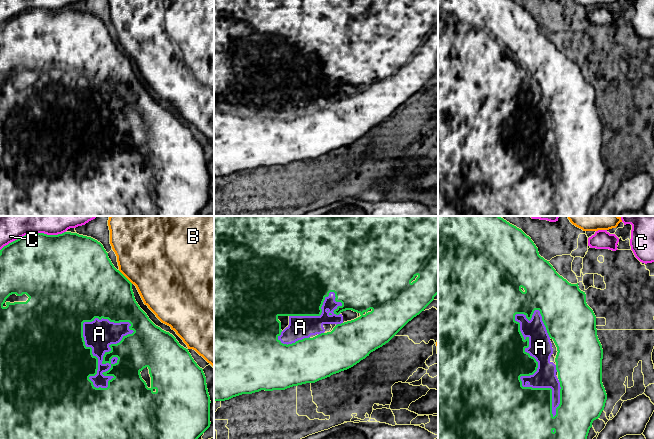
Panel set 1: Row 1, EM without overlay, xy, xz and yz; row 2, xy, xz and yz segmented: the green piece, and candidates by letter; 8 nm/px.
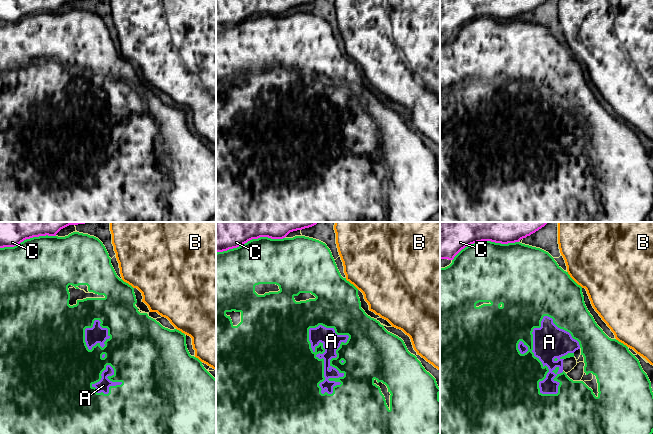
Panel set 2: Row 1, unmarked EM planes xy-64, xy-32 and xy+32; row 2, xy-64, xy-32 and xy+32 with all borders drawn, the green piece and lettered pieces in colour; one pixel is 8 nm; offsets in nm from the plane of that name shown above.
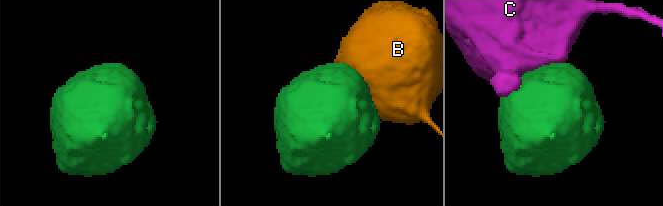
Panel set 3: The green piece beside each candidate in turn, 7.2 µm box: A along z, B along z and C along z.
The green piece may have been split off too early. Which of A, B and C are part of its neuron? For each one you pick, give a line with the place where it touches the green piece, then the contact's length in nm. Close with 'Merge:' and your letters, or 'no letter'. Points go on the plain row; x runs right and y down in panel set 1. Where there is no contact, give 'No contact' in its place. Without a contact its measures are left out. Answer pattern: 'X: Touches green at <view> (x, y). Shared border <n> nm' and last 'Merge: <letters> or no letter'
A: Touches green at xy (103, 136). Shared border 600 nm
Merge: A

